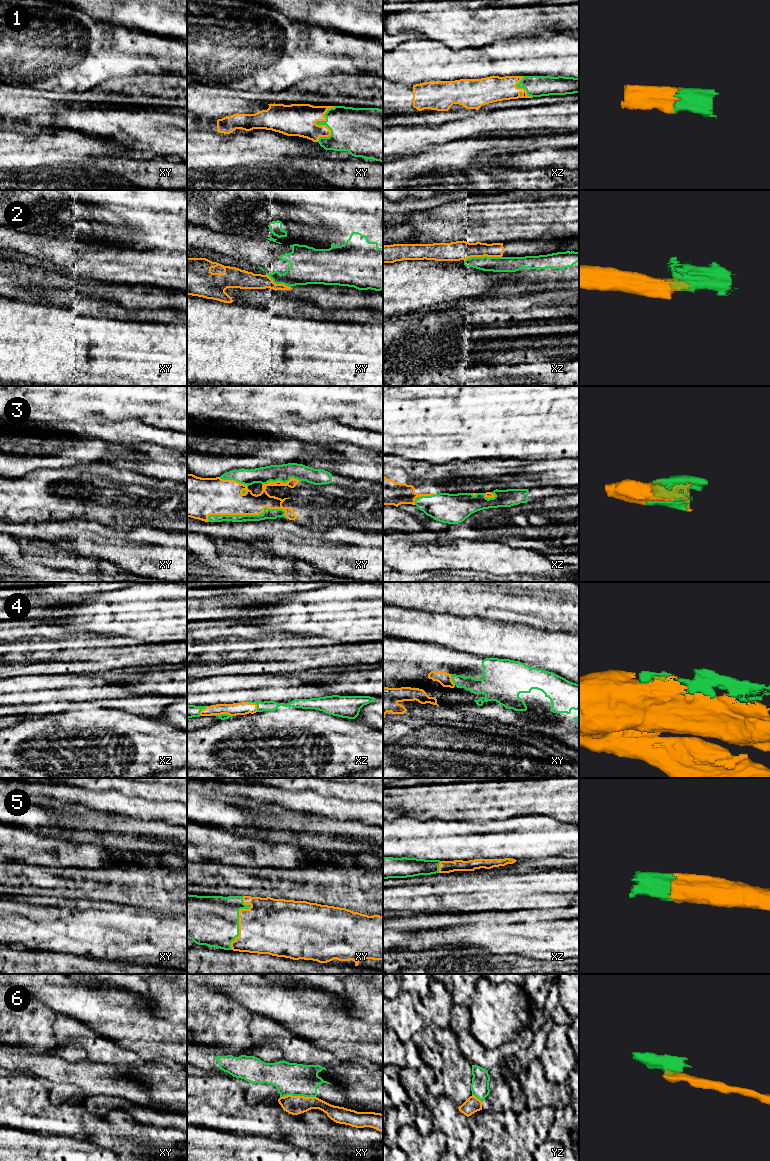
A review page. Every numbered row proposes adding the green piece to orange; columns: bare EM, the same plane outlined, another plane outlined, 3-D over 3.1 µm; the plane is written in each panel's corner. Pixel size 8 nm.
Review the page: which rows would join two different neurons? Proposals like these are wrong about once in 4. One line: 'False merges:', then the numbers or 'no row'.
False merges: 2, 4, 6

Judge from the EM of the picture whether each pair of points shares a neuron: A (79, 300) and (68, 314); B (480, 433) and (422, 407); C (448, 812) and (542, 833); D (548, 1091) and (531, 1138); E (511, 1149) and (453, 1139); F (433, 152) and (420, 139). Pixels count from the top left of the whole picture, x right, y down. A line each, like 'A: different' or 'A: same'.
A: different
B: same
C: different
D: different
E: different
F: different

